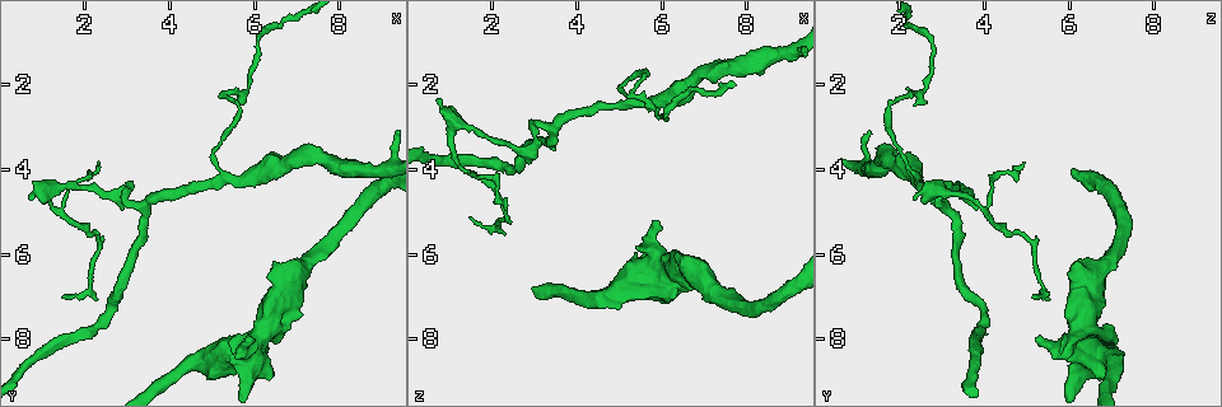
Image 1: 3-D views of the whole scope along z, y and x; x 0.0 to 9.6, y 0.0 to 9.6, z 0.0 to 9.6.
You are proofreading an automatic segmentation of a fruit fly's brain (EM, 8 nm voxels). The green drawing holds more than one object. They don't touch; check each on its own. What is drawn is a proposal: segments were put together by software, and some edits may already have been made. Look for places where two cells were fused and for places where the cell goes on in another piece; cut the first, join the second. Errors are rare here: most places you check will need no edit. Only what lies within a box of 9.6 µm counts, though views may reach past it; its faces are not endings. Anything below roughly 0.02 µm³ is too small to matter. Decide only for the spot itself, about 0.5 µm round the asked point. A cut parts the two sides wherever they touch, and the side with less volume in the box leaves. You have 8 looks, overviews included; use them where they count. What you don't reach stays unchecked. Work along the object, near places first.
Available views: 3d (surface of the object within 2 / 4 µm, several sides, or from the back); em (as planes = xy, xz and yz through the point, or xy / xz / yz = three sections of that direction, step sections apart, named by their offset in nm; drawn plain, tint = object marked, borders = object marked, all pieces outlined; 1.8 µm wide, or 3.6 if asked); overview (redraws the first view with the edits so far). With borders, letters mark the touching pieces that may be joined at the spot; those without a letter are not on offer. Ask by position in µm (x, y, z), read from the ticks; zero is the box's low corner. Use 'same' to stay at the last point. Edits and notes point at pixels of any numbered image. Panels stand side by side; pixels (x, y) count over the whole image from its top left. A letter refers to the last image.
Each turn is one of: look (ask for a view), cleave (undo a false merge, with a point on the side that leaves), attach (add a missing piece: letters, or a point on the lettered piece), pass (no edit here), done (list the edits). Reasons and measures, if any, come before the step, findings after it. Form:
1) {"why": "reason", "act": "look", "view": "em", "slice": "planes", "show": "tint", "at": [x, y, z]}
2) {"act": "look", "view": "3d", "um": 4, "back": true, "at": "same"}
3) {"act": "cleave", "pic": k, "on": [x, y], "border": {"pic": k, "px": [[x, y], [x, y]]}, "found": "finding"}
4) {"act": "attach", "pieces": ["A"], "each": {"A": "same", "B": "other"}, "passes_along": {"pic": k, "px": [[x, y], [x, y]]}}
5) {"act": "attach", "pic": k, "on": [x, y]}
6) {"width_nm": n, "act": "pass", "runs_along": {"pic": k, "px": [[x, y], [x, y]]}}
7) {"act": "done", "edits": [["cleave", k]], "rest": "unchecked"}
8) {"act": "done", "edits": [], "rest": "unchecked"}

{"why": "thin arm on a thick one", "act": "look", "view": "3d", "um": 4, "at": [5.40, 4.25, 2.40]}

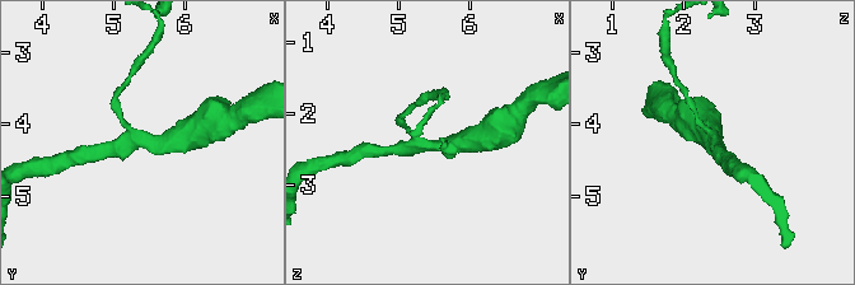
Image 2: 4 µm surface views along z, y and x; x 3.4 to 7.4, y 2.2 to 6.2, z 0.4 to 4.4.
{"arms": 3, "why": "need the tissue", "act": "look", "view": "em", "slice": "planes", "show": "borders", "at": [5.40, 4.25, 2.45]}

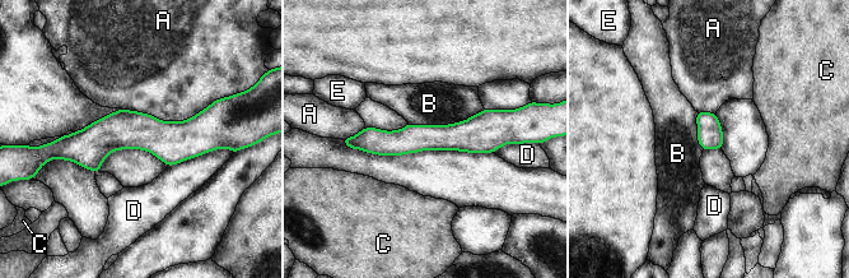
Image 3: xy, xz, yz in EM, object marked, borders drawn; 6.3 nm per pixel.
{"act": "pass", "each": {"A": "other", "B": "other", "C": "other", "D": "other", "E": "other"}, "runs_along": {"pic": 3, "px": [[217, 131], [64, 144]]}, "found": "one cell here"}

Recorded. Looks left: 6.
{"why": "abrupt turn", "act": "look", "view": "3d", "um": 2, "at": [2.30, 5.70, 5.10]}

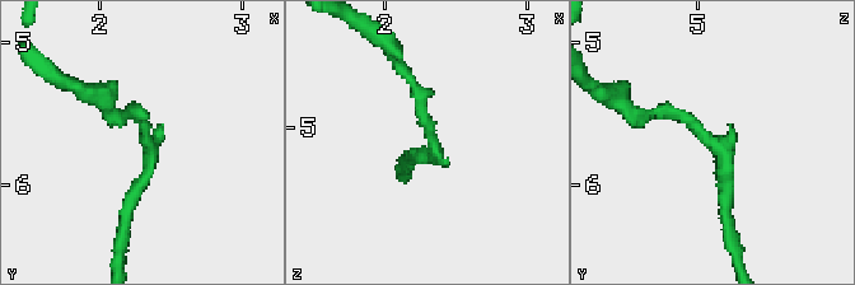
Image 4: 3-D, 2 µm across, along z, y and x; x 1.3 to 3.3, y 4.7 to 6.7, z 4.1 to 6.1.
{"why": "now the EM", "act": "look", "view": "em", "slice": "planes", "show": "borders", "at": [2.34, 5.74, 5.12]}

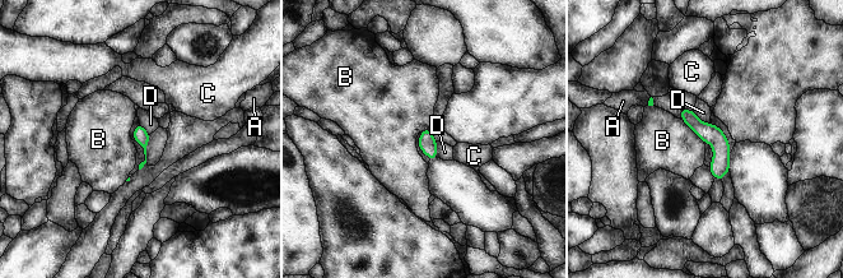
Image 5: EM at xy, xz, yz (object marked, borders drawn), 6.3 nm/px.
{"act": "pass", "each": {"A": "other", "B": "other", "C": "other", "D": "other"}, "runs_along": {"pic": 5, "px": [[684, 112], [720, 146], [720, 175]]}, "found": "one cell here"}

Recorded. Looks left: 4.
{"why": "thin end", "act": "look", "view": "em", "slice": "planes", "show": "tint", "at": [2.35, 3.85, 5.05]}

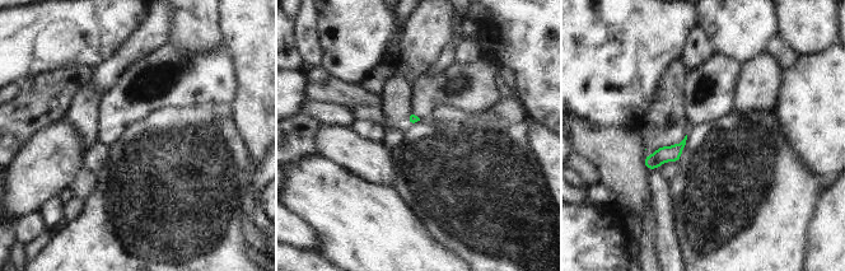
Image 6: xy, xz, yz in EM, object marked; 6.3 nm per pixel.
{"why": "what lies round it", "act": "look", "view": "em", "slice": "planes", "show": "borders", "at": "same"}

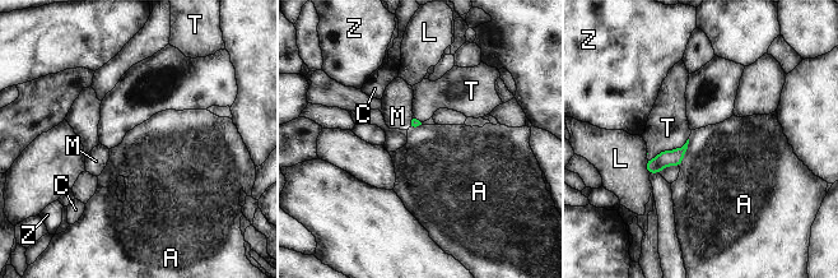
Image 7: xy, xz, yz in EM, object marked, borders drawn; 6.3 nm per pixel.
{"act": "pass", "each": {"A": "other", "C": "other", "L": "other", "M": "other", "T": "other", "Z": "other"}, "found": "none of them fits"}

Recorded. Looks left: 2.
{"act": "done", "edits": [], "rest": "unchecked"}

